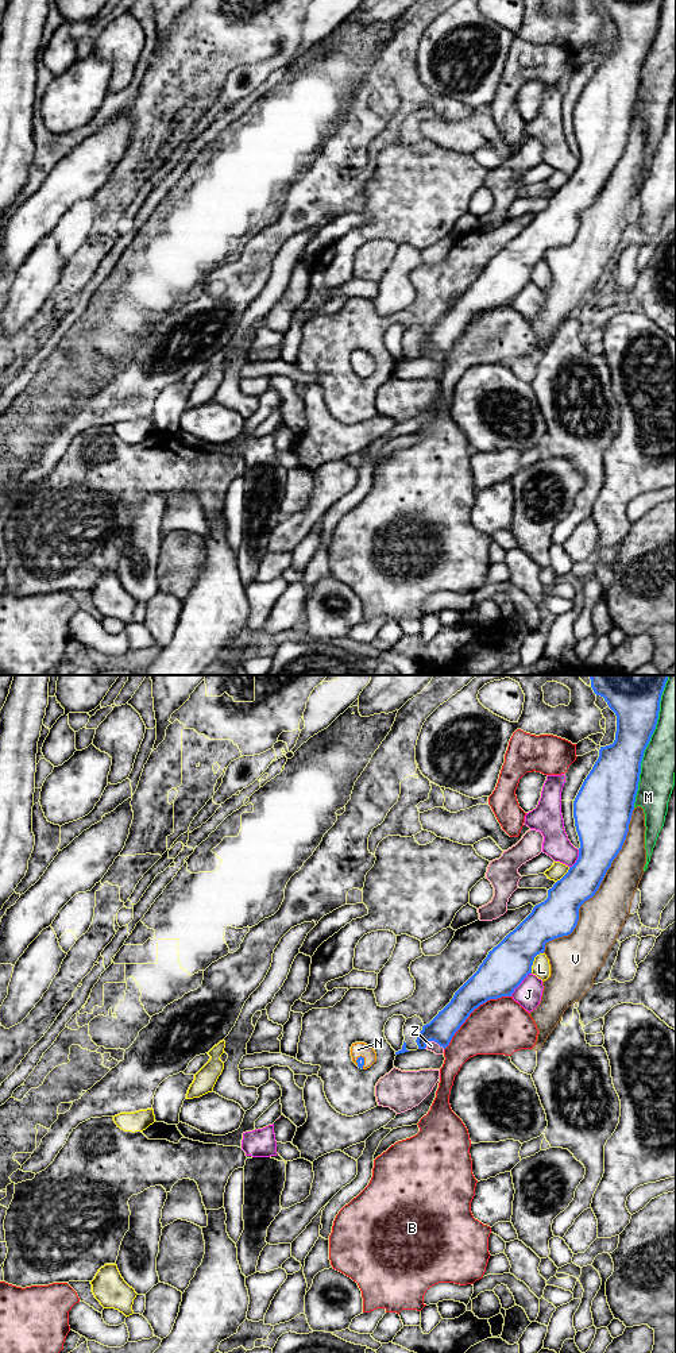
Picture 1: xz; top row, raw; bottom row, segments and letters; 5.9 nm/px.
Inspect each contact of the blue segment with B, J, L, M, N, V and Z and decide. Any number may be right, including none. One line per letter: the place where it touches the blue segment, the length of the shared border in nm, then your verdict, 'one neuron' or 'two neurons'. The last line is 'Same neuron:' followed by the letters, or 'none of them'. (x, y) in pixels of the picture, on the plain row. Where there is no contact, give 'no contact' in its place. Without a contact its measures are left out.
B: xz (472, 319) | 500 nm | two neurons
J: xz (520, 292) | 190 nm | two neurons
L: xz (533, 269) | 150 nm | two neurons
M: xz (645, 57) | 700 nm | two neurons
N: xz (363, 370) | 90 nm | one neuron
V: xz (598, 196) | 1000 nm | two neurons
Z: xz (433, 349) | 130 nm | two neurons
Same neuron: N

